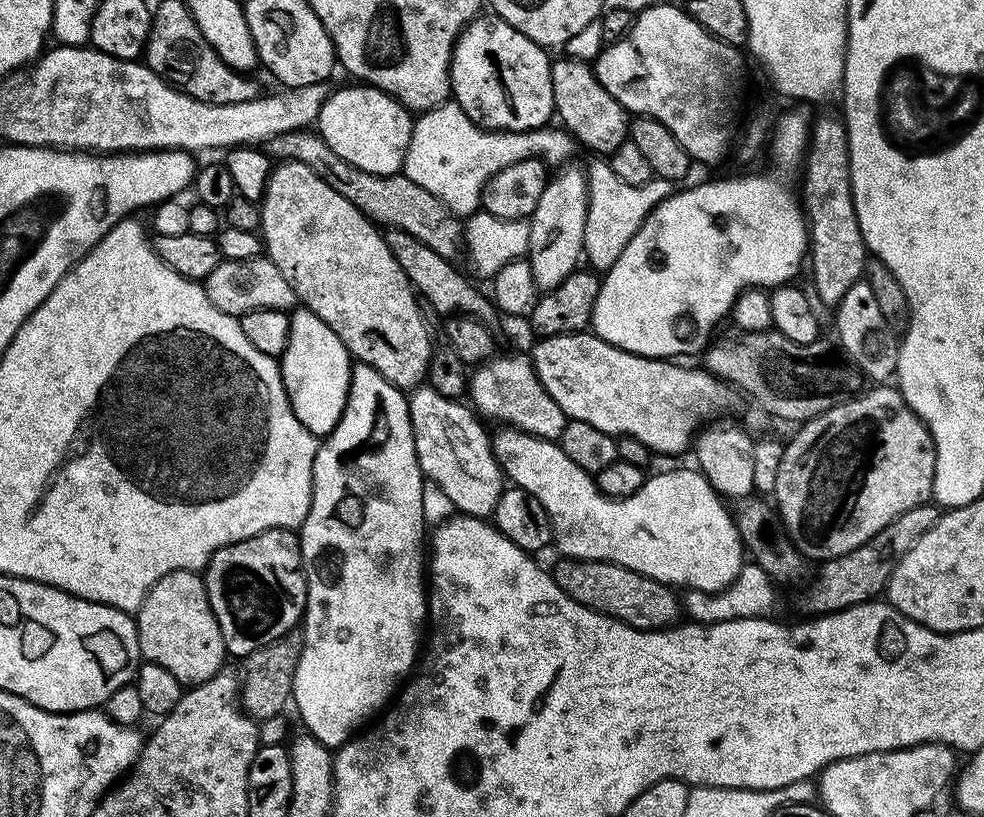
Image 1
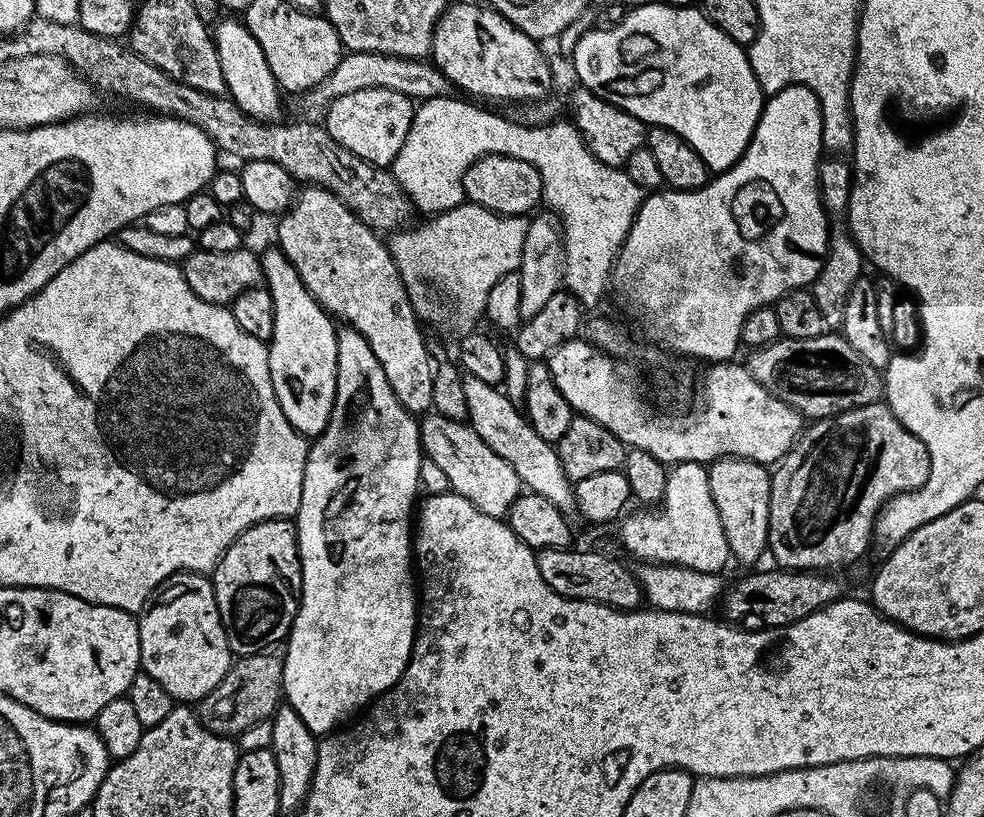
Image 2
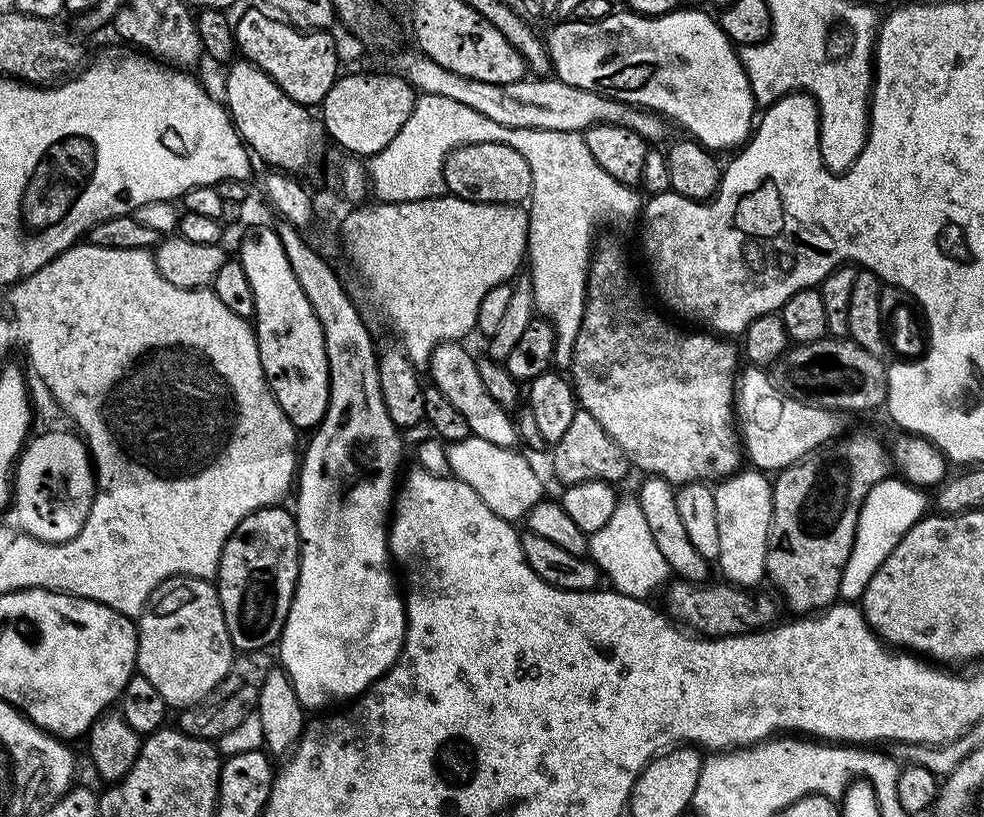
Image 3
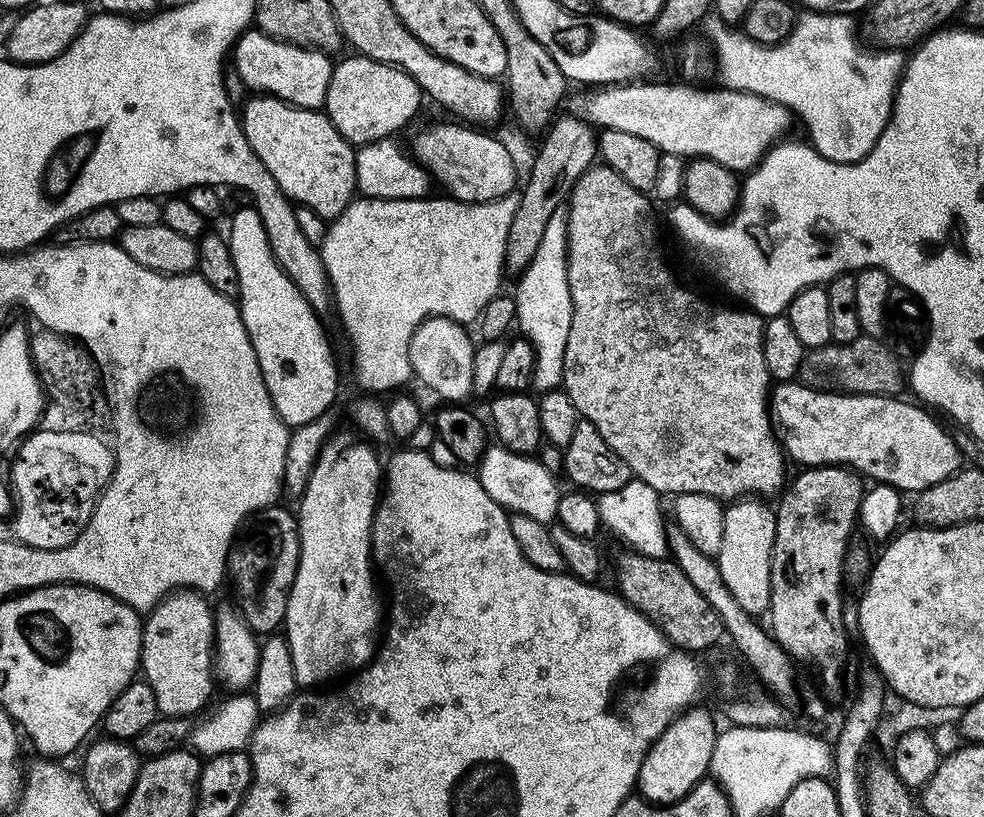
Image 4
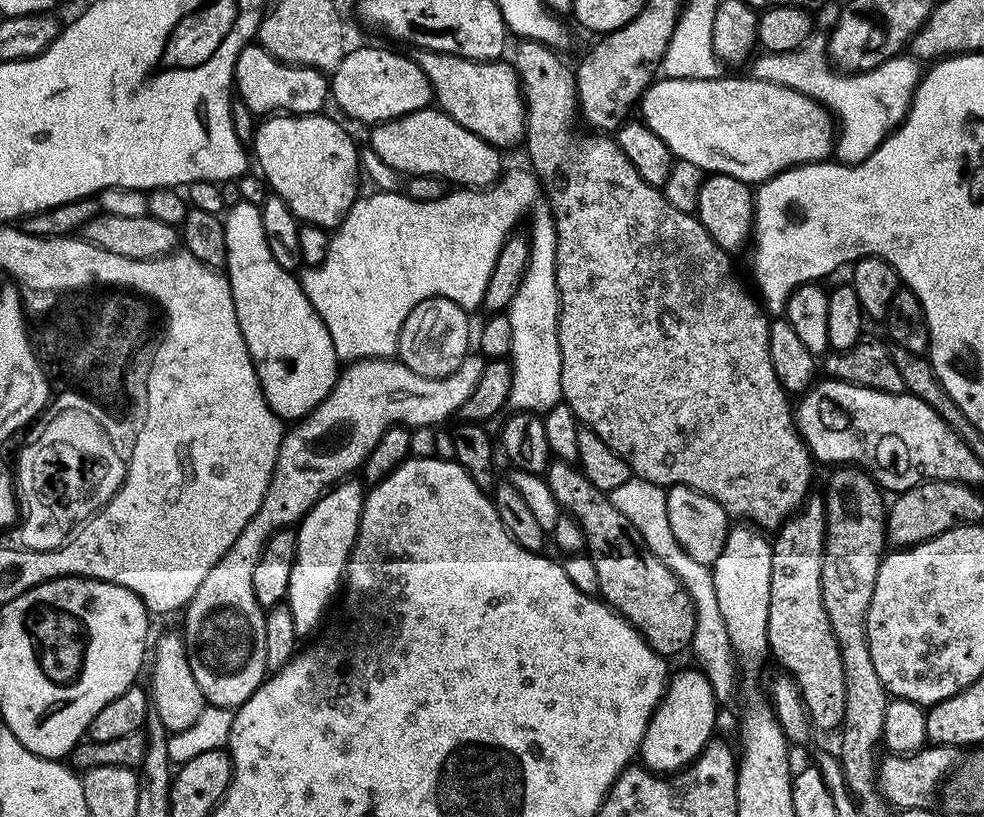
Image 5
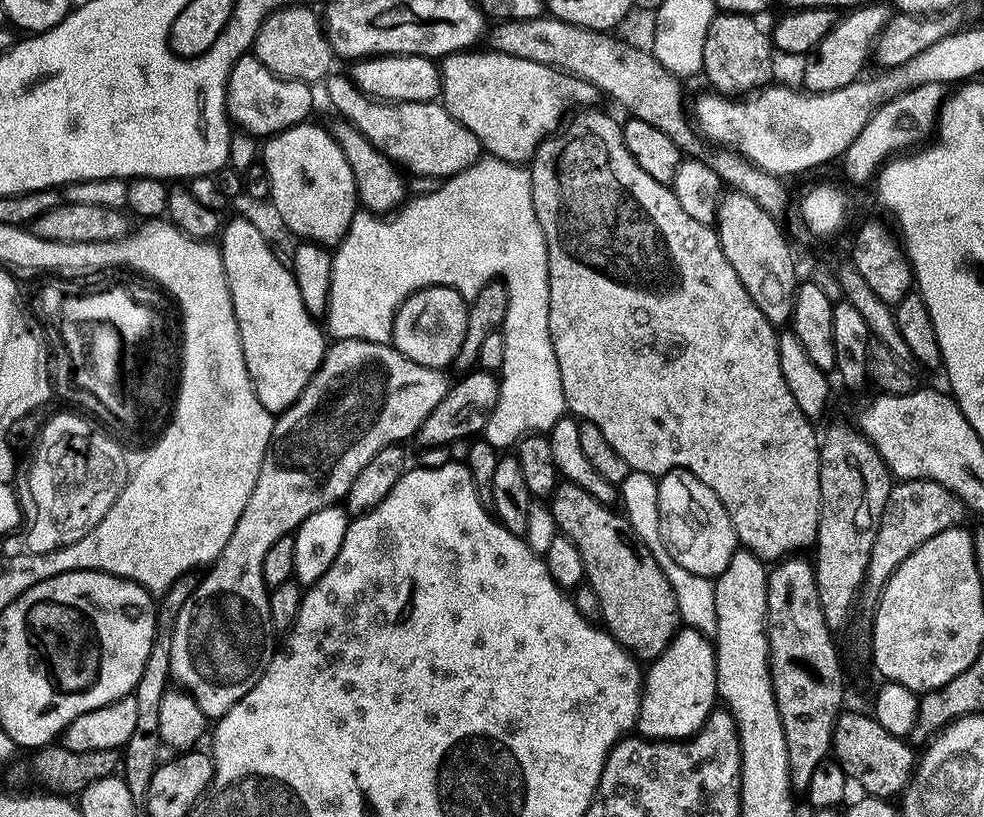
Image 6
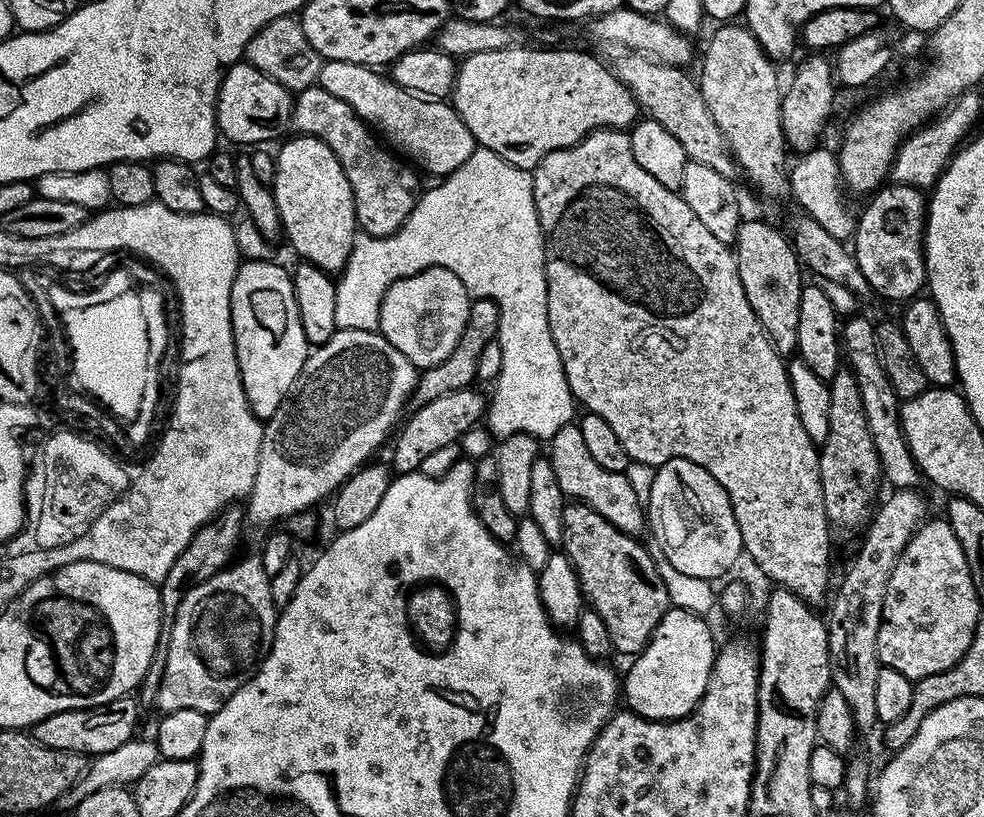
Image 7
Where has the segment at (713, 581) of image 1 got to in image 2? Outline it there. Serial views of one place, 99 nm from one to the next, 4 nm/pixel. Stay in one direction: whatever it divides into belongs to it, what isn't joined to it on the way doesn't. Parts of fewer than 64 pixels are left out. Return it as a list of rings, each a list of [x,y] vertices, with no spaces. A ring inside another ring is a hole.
[[[465,375],[464,389],[466,390],[466,410],[468,411],[467,423],[478,434],[478,438],[482,438],[482,442],[486,442],[486,446],[490,446],[490,450],[494,450],[494,454],[498,454],[498,458],[506,458],[506,462],[510,462],[510,466],[514,466],[521,485],[527,491],[542,494],[542,498],[550,498],[550,502],[554,502],[554,506],[565,510],[571,509],[574,504],[573,481],[569,480],[562,470],[562,462],[558,458],[555,447],[547,444],[533,430],[532,425],[528,423],[527,415],[521,409],[510,406],[510,398],[506,398],[499,387],[482,382],[482,378]],[[694,462],[675,465],[668,473],[666,494],[659,507],[640,511],[644,512],[625,515],[619,525],[620,540],[630,555],[637,556],[637,561],[675,564],[678,568],[714,573],[719,573],[720,567],[729,563],[726,534],[722,530],[722,518],[718,518],[714,498],[710,498],[705,465]]]

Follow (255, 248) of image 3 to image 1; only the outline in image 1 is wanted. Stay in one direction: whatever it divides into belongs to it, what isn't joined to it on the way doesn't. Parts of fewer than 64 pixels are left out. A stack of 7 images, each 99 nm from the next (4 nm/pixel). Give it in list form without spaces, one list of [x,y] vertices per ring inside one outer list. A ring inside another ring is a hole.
[[[300,306],[291,313],[290,338],[278,363],[288,401],[298,422],[302,422],[302,426],[317,438],[327,436],[342,418],[350,390],[354,360],[348,345],[330,330],[330,326],[326,326],[326,322],[322,322],[322,318],[318,318],[318,314]]]

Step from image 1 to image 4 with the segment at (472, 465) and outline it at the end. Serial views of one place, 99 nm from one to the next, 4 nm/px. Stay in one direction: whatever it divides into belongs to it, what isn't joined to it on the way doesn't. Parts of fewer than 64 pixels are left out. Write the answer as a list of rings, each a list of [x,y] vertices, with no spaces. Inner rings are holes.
[[[489,446],[484,449],[478,465],[478,479],[494,498],[509,513],[526,518],[534,518],[534,522],[551,525],[556,520],[556,511],[562,491],[556,485],[557,477],[538,458],[514,454],[509,448]]]

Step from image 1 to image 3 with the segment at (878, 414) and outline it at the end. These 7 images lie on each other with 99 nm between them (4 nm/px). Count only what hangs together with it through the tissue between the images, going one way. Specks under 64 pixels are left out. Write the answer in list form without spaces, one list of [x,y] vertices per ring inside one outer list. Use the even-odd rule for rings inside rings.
[[[852,432],[841,435],[839,438],[827,443],[822,448],[816,449],[803,460],[785,468],[783,472],[775,477],[772,485],[772,525],[770,526],[770,538],[768,539],[768,553],[766,554],[766,576],[777,588],[775,591],[793,608],[796,614],[815,614],[825,608],[832,607],[837,603],[840,594],[840,583],[842,582],[842,570],[850,558],[850,550],[854,546],[854,534],[858,530],[858,514],[862,510],[862,502],[878,482],[889,479],[890,476],[890,448],[887,443],[883,444],[872,432]]]

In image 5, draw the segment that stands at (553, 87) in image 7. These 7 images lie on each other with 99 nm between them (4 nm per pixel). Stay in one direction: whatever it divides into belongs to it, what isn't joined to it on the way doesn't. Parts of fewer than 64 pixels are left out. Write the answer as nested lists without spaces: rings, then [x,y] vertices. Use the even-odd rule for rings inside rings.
[[[420,50],[414,59],[422,66],[422,74],[432,87],[432,95],[440,111],[445,112],[458,126],[466,126],[470,134],[478,134],[495,148],[507,150],[511,144],[520,144],[524,139],[526,109],[520,91],[520,77],[511,63],[498,60],[467,60],[445,52]]]

